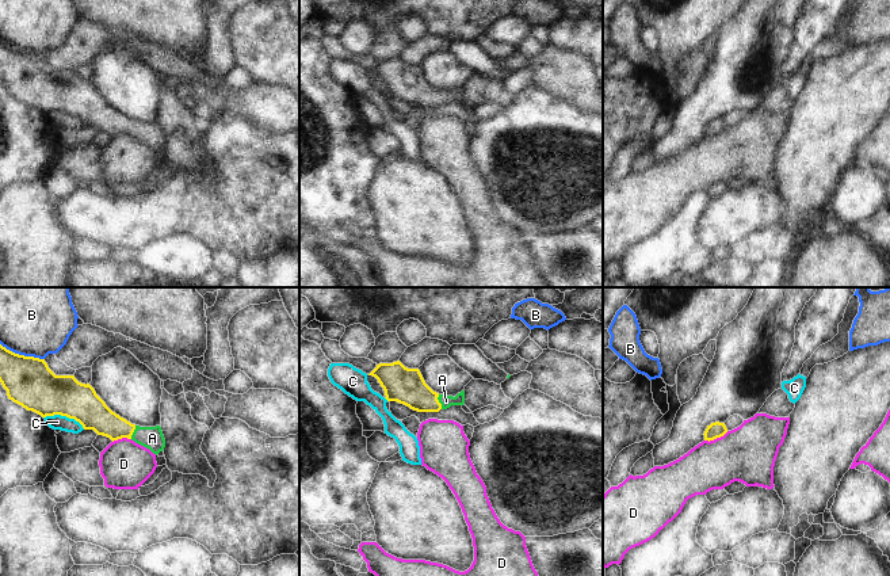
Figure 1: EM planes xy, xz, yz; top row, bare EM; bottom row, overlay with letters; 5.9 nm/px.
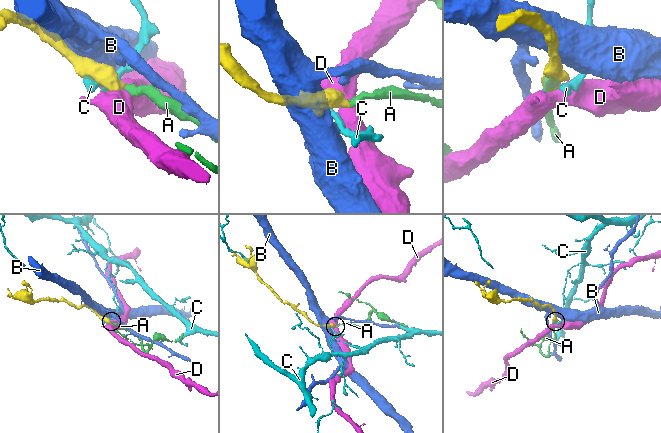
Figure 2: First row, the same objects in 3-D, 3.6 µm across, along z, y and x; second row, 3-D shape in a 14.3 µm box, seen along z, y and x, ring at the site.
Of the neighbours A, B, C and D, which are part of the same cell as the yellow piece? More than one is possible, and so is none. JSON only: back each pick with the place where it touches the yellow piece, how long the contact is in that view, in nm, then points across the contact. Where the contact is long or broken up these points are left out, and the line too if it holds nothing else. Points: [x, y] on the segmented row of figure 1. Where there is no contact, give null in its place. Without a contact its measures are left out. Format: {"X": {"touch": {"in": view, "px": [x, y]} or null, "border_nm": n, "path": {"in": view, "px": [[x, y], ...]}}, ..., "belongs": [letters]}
{"A": {"touch": {"in": "xz", "px": [438, 401]}, "border_nm": 90, "path": {"in": "xz", "px": [[404, 385], [426, 400], [438, 401], [446, 401]]}}, "belongs": ["A"]}

